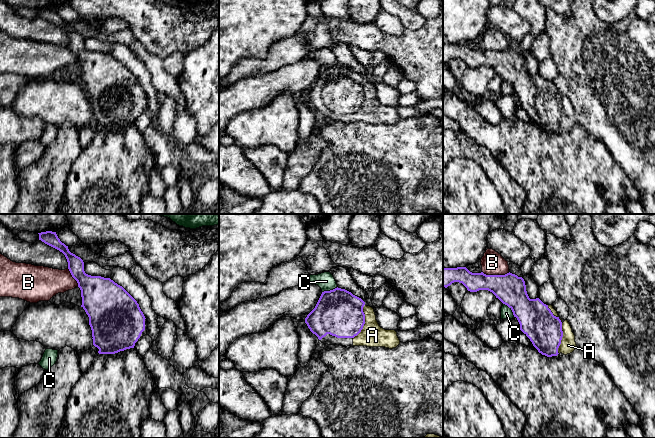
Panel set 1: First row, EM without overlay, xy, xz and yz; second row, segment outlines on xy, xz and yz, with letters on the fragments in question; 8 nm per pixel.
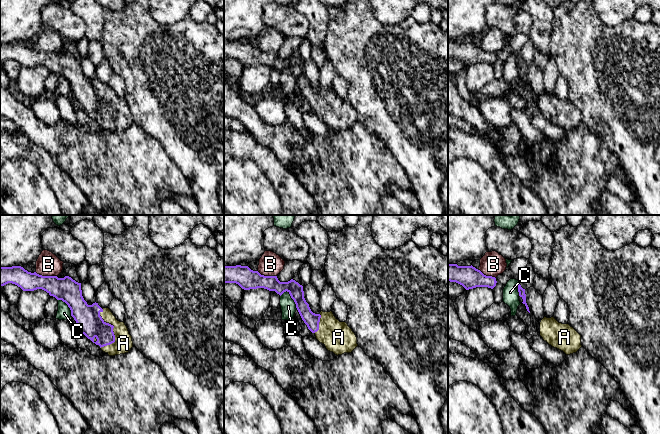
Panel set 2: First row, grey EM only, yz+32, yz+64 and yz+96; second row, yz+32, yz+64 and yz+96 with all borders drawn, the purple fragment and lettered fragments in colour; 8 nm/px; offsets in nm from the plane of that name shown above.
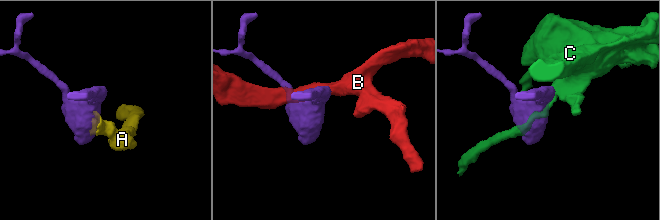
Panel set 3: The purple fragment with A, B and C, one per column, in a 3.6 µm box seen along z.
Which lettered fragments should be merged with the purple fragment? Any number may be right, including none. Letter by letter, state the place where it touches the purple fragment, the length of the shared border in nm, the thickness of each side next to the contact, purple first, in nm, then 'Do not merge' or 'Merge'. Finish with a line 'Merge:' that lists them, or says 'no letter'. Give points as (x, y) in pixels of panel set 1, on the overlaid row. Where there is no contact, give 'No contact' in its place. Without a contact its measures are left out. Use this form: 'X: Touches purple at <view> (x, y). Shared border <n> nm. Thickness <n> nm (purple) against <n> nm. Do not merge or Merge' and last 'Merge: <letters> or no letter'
A: Touches purple at yz (561, 329). Shared border 400 nm. Thickness 280 nm (purple) against 120 nm. Merge
B: Touches purple at yz (496, 275). Shared border 220 nm. Thickness 240 nm (purple) against 180 nm. Do not merge
C: Touches purple at yz (511, 309). Shared border 140 nm. Thickness 280 nm (purple) against 100 nm. Do not merge
Merge: A

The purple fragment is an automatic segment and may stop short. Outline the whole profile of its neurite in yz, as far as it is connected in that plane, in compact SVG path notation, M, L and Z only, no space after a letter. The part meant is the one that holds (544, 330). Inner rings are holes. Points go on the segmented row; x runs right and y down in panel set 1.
M466 267L443 268L443 287L447 288L454 282L462 283L470 292L479 290L492 292L512 310L520 324L520 330L542 355L547 357L557 356L560 353L567 355L577 348L575 335L568 320L563 322L552 305L544 304L539 298L530 299L522 277L510 272L505 275L486 275L483 272L472 273Z

